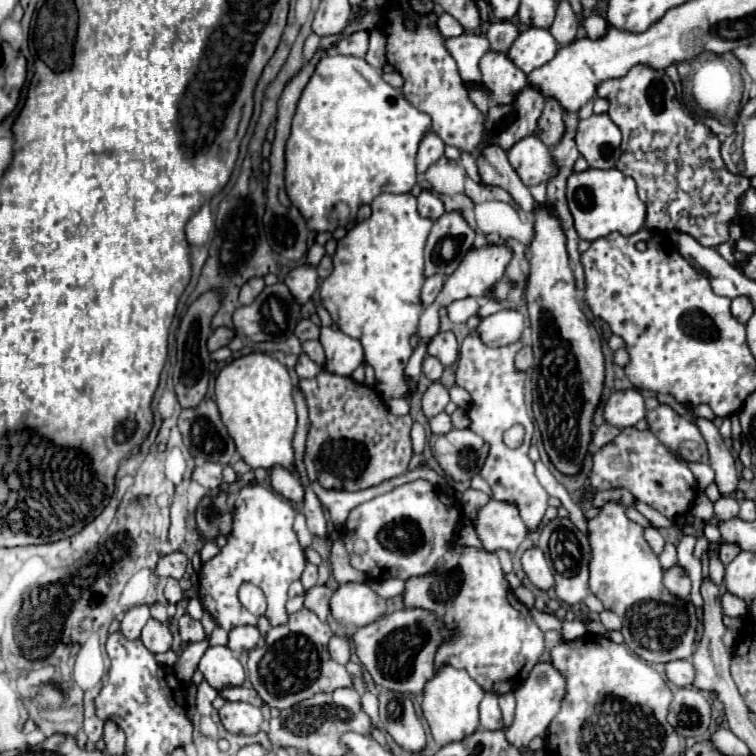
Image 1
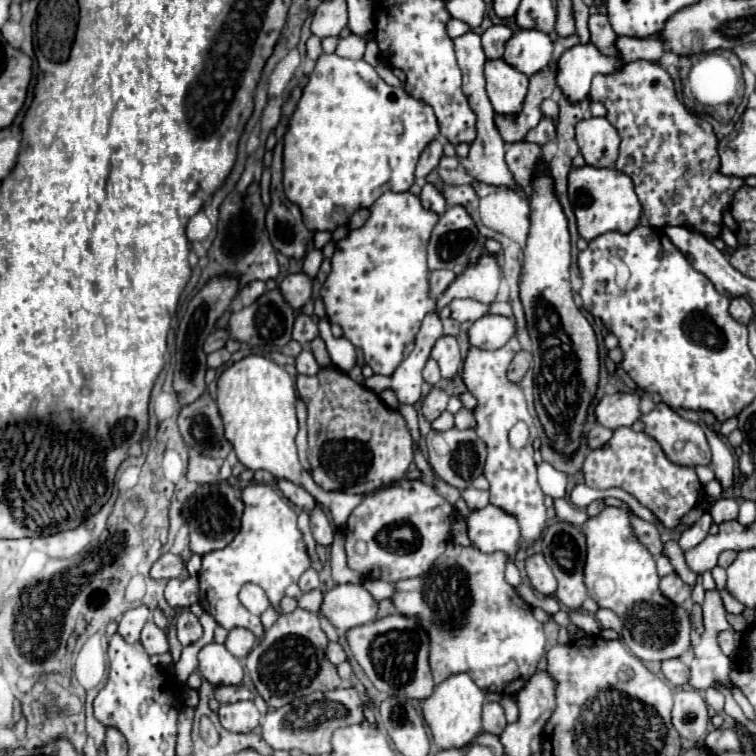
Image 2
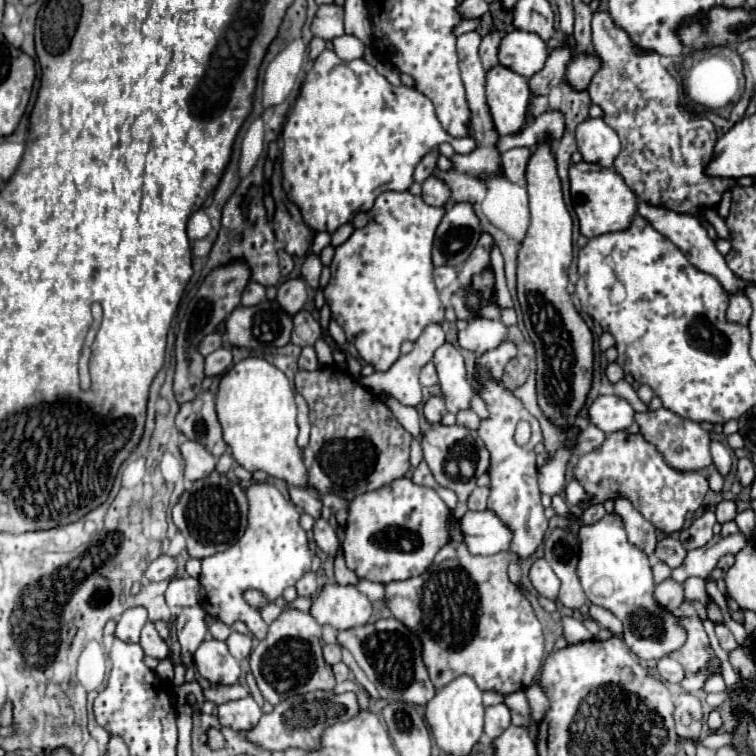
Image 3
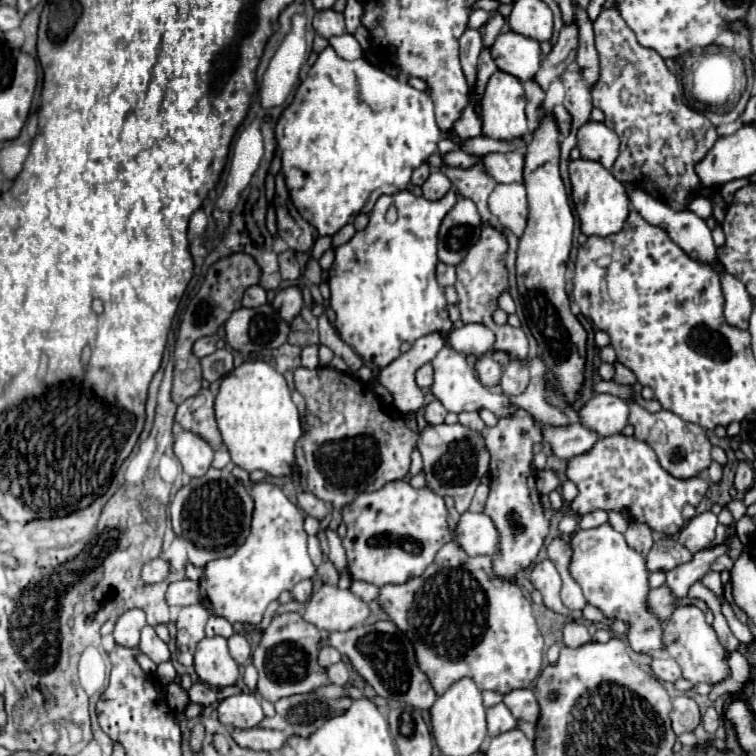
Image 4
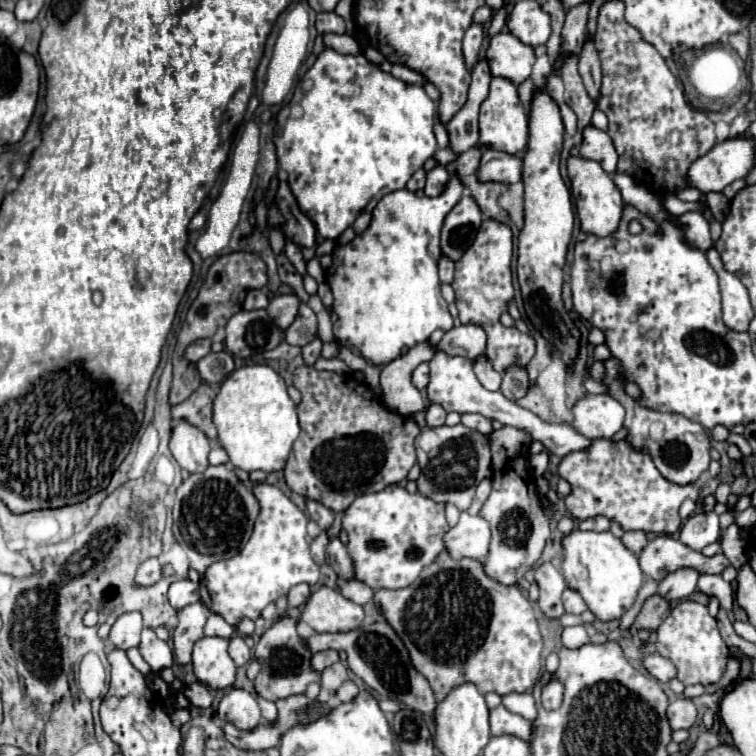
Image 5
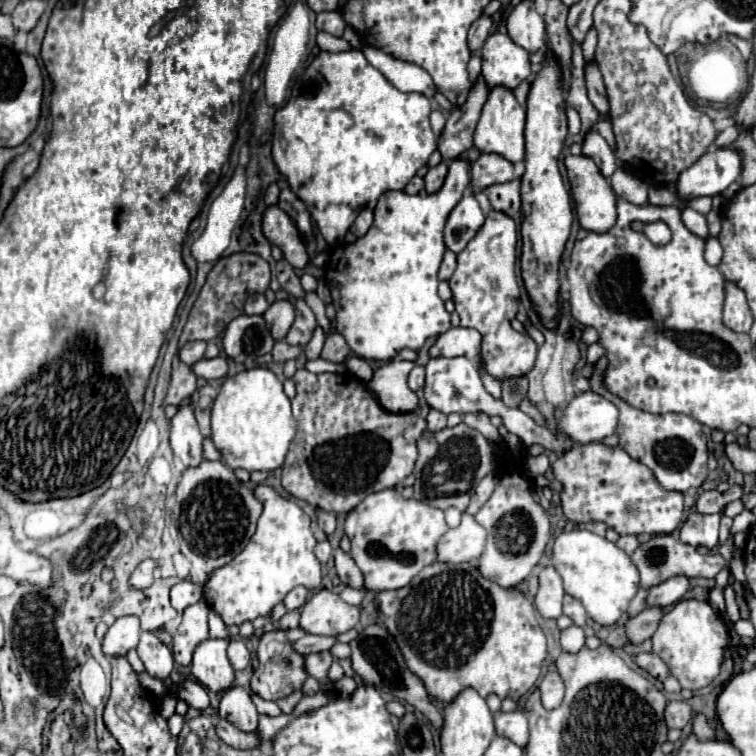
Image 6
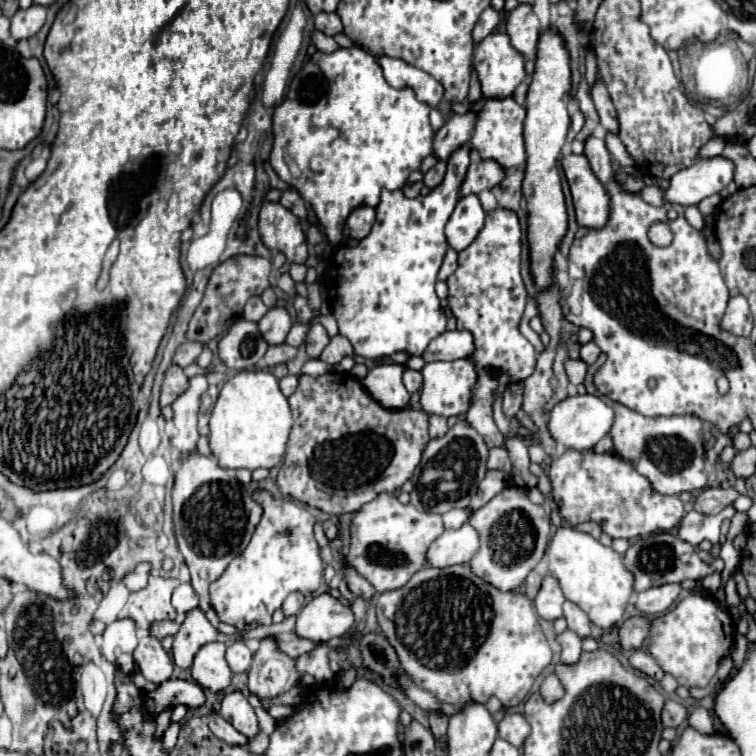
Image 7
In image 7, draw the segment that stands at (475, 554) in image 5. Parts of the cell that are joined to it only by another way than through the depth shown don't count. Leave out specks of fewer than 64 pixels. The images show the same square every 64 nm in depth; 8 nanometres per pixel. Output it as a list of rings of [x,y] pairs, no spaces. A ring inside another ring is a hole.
[[[466,520],[458,530],[446,530],[428,550],[428,560],[436,568],[468,564],[480,548],[480,534]]]

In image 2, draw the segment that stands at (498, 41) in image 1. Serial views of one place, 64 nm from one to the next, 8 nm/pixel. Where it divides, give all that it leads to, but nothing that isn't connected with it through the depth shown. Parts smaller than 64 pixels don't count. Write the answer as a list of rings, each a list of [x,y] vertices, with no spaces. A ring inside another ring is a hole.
[[[490,26],[482,34],[486,58],[500,58],[504,54],[504,46],[510,40],[510,36],[512,36],[512,30],[508,26]]]

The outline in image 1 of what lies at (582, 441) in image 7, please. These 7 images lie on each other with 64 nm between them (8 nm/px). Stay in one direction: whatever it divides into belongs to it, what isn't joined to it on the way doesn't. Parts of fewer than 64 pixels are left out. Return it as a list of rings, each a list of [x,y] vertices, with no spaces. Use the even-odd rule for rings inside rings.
[[[636,388],[614,392],[606,400],[604,418],[608,424],[618,426],[618,428],[634,426],[638,420],[646,418],[646,406],[644,406],[642,392]]]

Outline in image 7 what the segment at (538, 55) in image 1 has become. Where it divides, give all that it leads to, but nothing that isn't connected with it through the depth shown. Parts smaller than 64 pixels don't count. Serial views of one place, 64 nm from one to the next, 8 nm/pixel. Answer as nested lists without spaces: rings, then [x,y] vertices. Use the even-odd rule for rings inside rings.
[[[492,32],[480,44],[476,44],[474,64],[484,98],[512,96],[514,88],[526,78],[524,56],[516,52],[510,38],[502,32]]]

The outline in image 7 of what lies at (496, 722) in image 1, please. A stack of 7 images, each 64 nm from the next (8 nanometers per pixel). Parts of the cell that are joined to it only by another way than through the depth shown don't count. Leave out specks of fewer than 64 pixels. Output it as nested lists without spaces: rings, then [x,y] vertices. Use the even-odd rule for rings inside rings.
[[[506,714],[498,722],[498,736],[520,748],[530,734],[530,724],[522,714]]]

